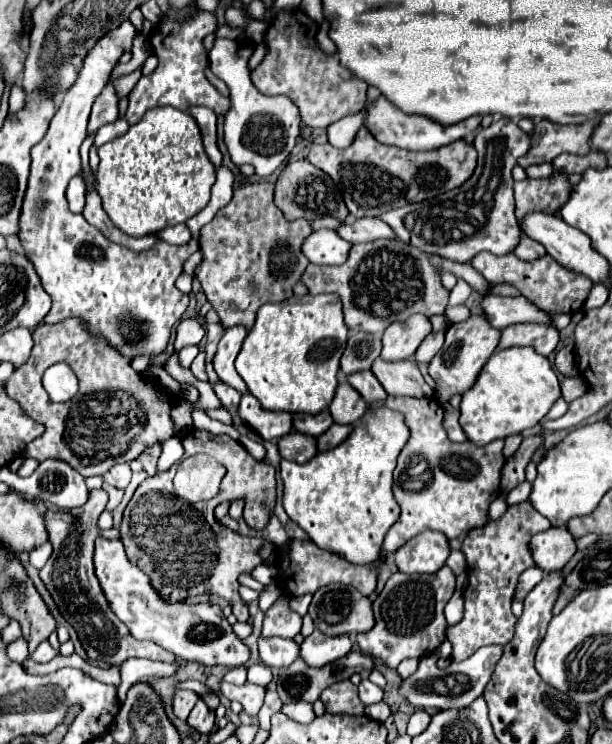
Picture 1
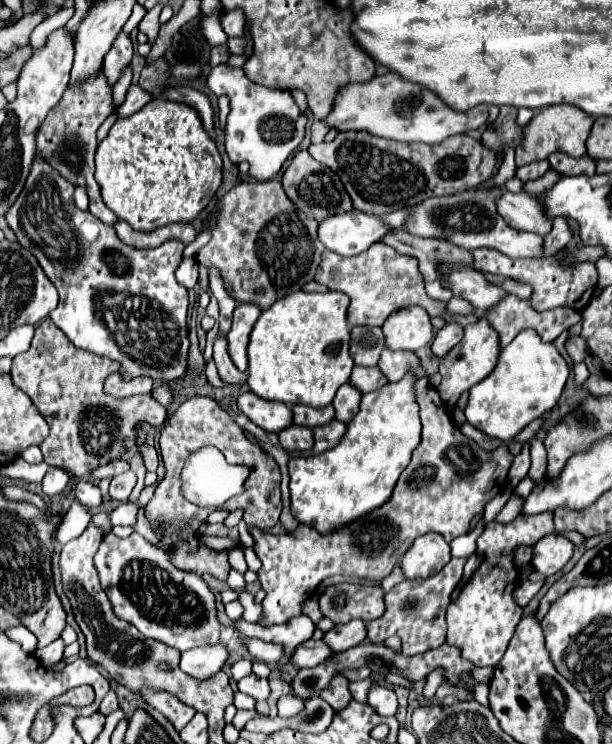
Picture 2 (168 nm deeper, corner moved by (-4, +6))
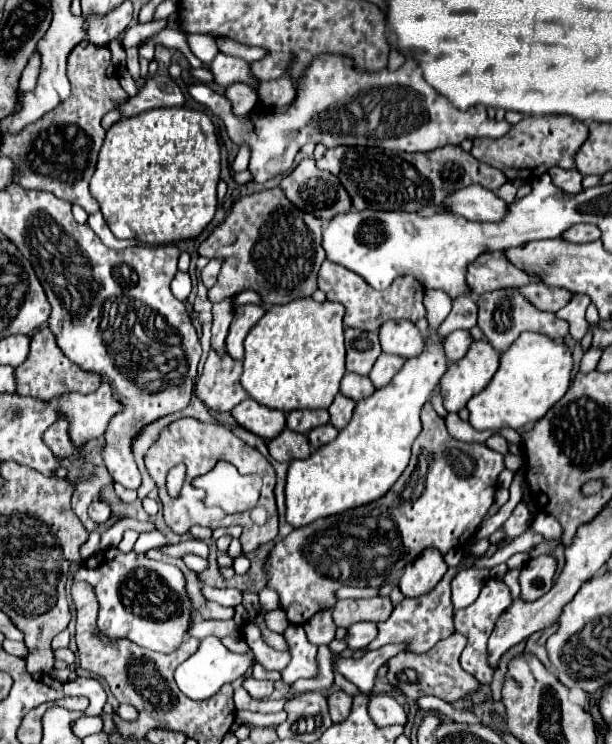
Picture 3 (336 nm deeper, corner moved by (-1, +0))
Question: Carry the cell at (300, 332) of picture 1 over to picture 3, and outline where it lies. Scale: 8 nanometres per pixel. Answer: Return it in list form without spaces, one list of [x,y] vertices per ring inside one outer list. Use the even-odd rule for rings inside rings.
[[[311,297],[295,299],[287,305],[273,305],[245,339],[241,387],[251,399],[269,409],[327,409],[333,403],[333,397],[339,393],[339,381],[345,375],[343,315],[345,307],[341,303],[317,303]]]

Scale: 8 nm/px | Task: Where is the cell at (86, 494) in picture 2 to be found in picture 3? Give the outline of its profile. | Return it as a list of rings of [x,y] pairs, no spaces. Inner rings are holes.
[[[93,501],[91,507],[89,507],[89,517],[95,521],[95,523],[105,523],[109,521],[111,517],[111,507],[105,503],[105,501]]]

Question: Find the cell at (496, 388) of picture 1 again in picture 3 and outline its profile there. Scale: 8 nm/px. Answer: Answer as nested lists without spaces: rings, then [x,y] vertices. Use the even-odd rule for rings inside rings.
[[[533,331],[521,333],[519,339],[513,341],[511,349],[501,353],[499,369],[489,385],[469,399],[469,423],[475,429],[483,431],[501,427],[519,429],[525,423],[539,421],[547,413],[547,409],[551,409],[567,393],[571,383],[571,369],[571,351],[563,341],[555,341]]]

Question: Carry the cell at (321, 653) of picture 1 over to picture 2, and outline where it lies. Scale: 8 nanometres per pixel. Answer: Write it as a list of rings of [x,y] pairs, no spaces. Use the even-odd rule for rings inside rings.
[[[360,619],[344,625],[334,625],[322,637],[322,641],[330,647],[332,653],[340,653],[354,645],[360,645],[364,639],[366,639],[366,625]]]

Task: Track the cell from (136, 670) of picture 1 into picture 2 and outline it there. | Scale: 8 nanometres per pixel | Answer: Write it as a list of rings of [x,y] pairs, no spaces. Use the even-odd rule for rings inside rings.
[[[220,643],[216,647],[198,647],[182,653],[178,667],[196,679],[208,679],[222,669],[226,659],[228,651]]]

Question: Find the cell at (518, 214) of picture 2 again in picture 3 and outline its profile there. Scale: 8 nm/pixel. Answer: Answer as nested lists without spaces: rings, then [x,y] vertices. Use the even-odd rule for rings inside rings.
[[[469,185],[465,189],[457,189],[455,193],[451,193],[443,201],[443,207],[447,209],[447,213],[457,213],[469,221],[493,223],[503,217],[507,203],[481,185]]]

